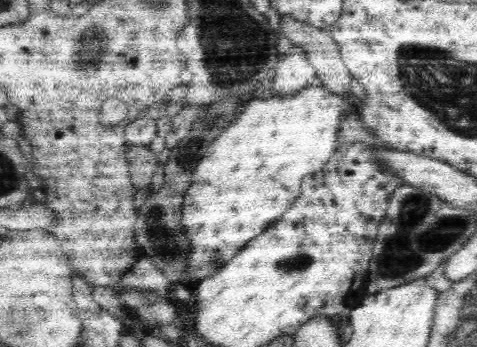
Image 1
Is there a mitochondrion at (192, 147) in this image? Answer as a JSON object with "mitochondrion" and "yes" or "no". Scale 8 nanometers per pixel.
{"mitochondrion":"yes"}

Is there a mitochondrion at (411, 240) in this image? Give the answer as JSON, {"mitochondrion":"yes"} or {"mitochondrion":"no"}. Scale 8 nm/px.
{"mitochondrion":"yes"}

